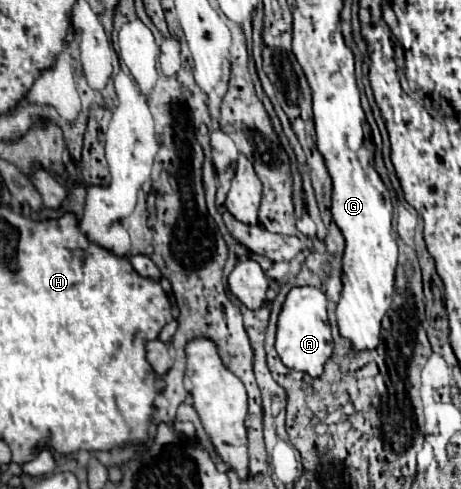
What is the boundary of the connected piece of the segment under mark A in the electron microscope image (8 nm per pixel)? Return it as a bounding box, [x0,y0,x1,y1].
[277,287,333,377]

